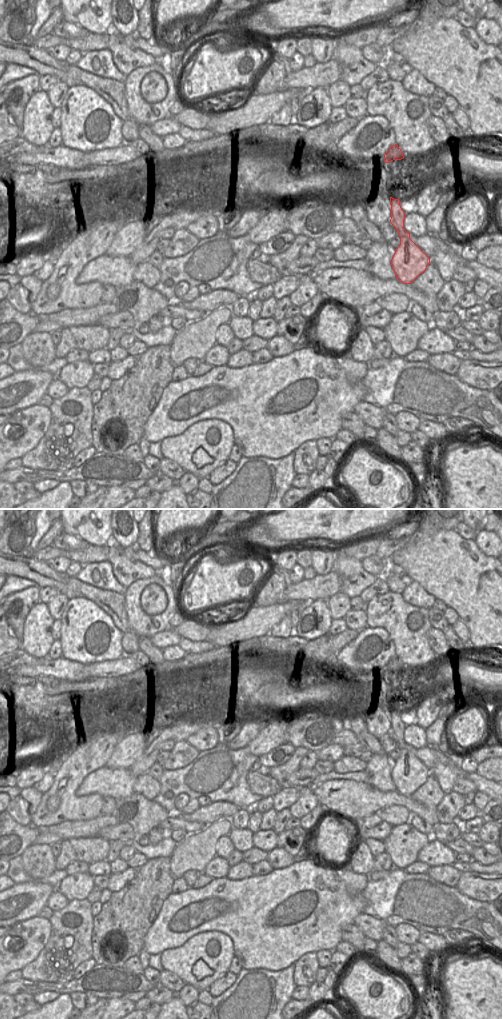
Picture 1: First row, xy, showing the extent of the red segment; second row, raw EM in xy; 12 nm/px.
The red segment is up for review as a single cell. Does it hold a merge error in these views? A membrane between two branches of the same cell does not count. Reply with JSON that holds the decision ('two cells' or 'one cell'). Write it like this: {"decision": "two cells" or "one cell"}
{"decision": "one cell"}

